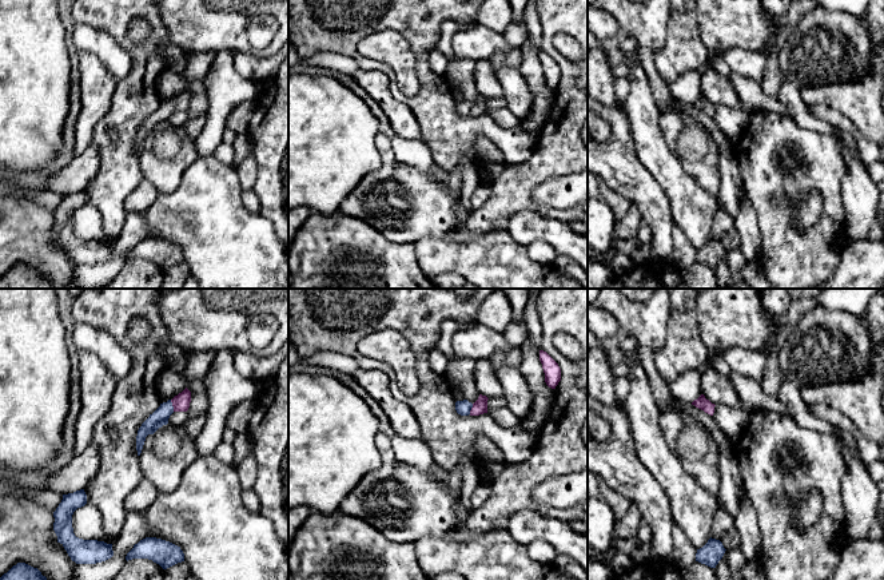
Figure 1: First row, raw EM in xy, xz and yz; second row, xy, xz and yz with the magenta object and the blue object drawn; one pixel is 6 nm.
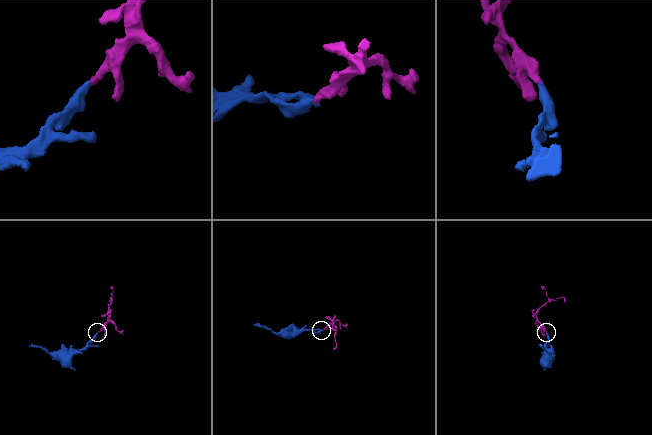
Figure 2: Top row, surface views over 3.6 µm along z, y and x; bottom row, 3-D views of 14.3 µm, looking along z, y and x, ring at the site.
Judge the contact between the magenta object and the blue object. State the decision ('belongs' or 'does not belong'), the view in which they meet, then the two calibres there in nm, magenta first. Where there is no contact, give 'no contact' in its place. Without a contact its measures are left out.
belongs | xy | 110/100 nm

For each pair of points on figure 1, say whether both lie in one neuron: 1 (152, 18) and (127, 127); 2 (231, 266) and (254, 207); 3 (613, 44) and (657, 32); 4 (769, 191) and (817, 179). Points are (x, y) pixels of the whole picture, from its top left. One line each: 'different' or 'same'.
1: same
2: different
3: same
4: same

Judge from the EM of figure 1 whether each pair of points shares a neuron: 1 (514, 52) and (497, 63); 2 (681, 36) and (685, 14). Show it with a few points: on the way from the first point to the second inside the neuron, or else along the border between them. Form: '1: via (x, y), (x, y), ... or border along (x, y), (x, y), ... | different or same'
1: via (510, 56), (501, 59) | same
2: via (683, 31), (684, 19) | same

